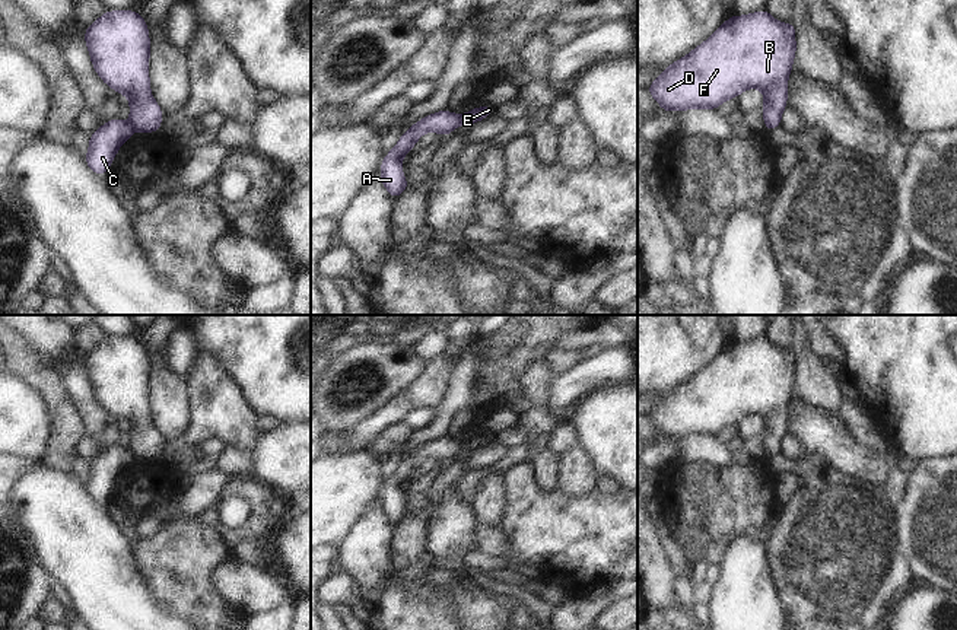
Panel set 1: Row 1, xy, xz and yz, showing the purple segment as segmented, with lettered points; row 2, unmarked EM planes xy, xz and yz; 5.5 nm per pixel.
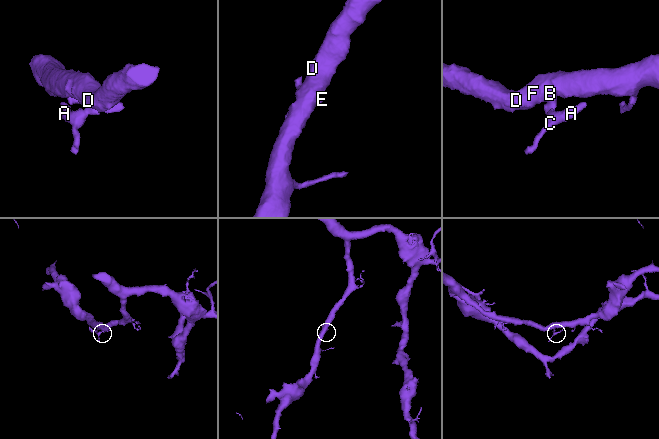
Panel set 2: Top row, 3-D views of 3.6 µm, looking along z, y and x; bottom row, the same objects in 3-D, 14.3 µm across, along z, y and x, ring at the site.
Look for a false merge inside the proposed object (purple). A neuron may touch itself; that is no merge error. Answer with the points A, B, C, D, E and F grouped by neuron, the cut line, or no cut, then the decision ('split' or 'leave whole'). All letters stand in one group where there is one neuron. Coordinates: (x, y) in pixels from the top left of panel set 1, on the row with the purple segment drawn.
groups A C / B D E F; cut xz (460, 115), (460, 121), (454, 127); split

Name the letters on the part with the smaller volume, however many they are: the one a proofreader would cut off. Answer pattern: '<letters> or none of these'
A, C

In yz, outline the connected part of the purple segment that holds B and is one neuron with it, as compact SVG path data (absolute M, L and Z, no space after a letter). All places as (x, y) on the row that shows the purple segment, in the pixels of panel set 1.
M764 7L756 13L732 15L700 45L667 66L645 90L659 104L664 112L684 112L687 109L719 109L725 101L738 98L744 90L756 88L764 95L760 108L764 130L776 130L780 127L782 112L788 106L788 79L797 54L795 34L794 22L780 23Z

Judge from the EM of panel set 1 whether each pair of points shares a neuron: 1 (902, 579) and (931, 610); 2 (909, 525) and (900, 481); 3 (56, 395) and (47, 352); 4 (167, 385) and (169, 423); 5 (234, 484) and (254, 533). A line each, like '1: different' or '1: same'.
1: different
2: different
3: different
4: same
5: same

